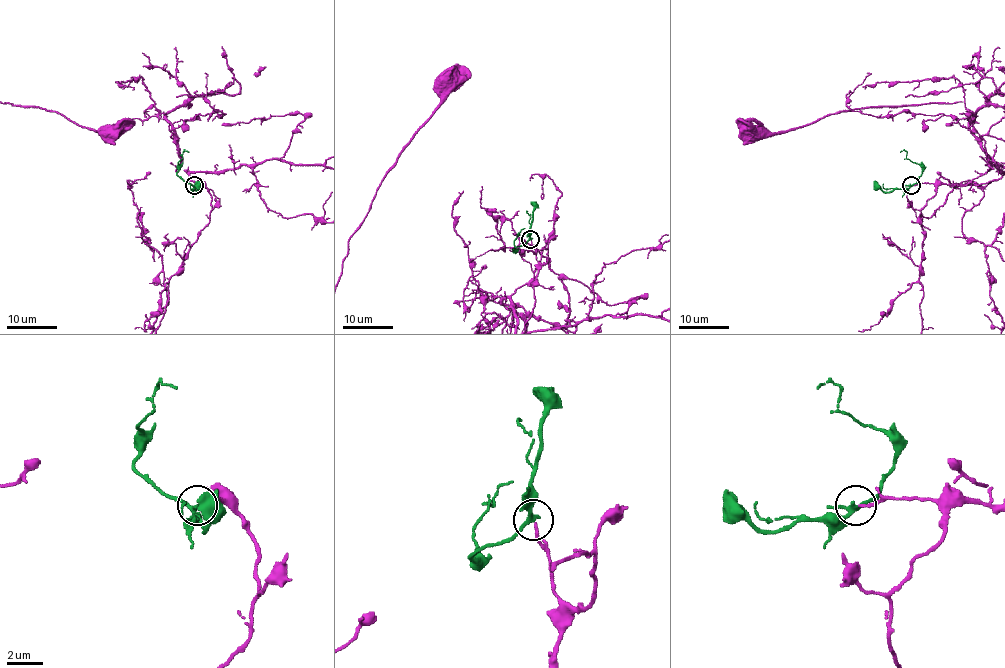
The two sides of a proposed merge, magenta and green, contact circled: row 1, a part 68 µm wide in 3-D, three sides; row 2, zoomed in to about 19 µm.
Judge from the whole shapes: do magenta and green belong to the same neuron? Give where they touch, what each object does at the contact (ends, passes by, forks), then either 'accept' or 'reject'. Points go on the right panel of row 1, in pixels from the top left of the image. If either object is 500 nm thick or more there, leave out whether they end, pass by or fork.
(911, 185) | magenta ends | green forks | accept

